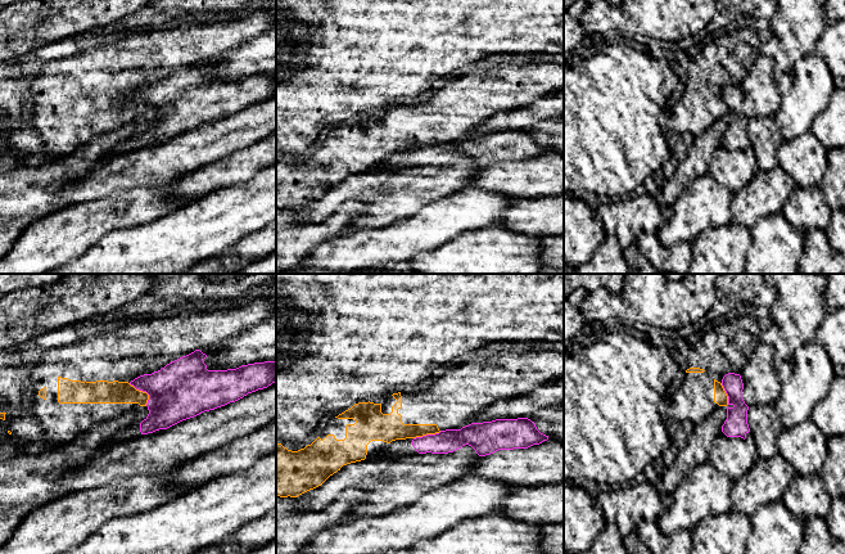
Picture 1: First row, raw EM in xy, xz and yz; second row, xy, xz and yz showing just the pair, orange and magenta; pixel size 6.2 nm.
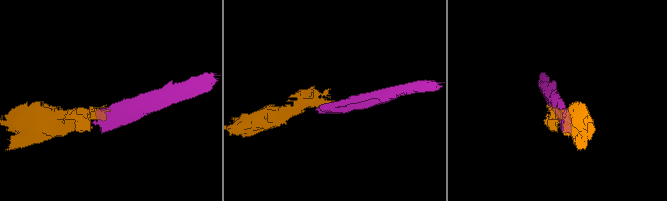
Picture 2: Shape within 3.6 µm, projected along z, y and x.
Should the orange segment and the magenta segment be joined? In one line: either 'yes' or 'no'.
no

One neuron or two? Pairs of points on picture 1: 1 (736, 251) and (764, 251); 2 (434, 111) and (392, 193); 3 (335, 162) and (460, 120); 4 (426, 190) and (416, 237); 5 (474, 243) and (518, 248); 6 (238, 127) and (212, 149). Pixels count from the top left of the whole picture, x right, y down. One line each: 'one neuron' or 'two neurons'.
1: two neurons
2: two neurons
3: one neuron
4: two neurons
5: one neuron
6: one neuron

